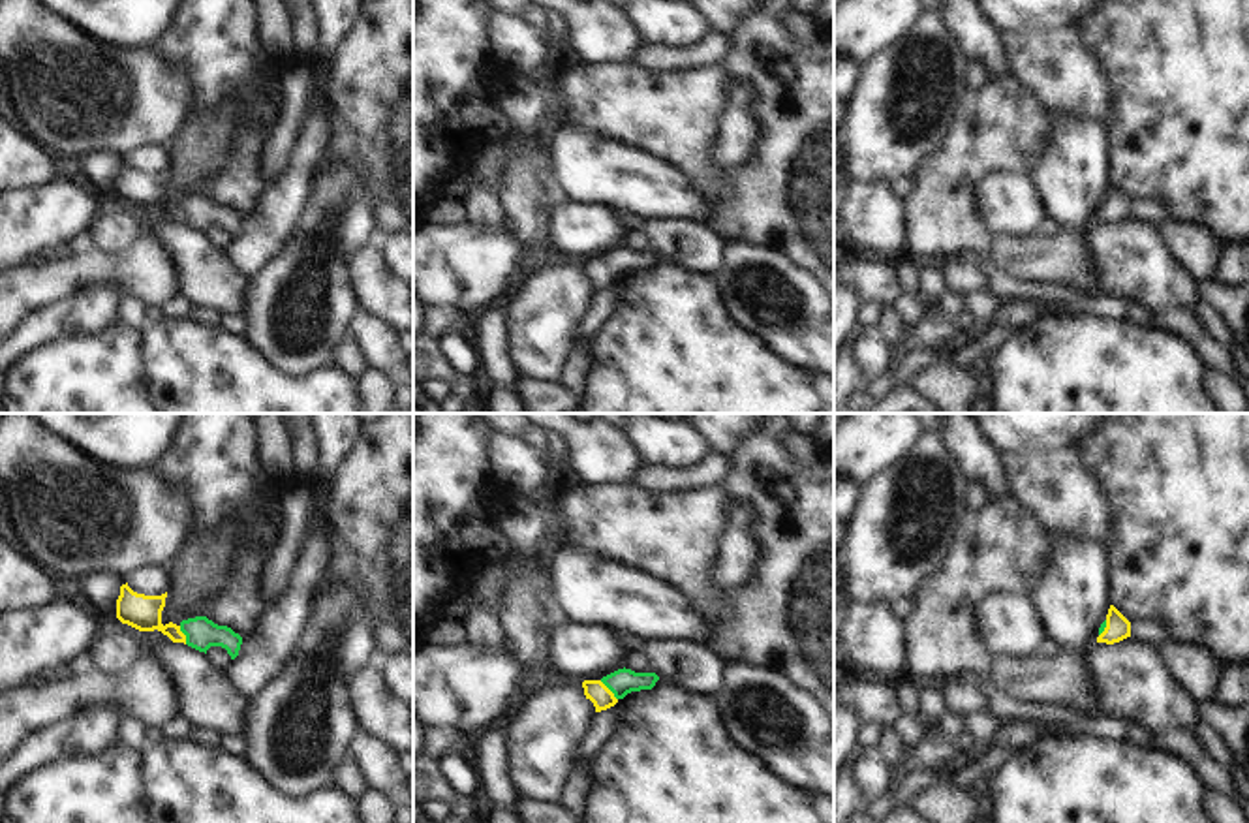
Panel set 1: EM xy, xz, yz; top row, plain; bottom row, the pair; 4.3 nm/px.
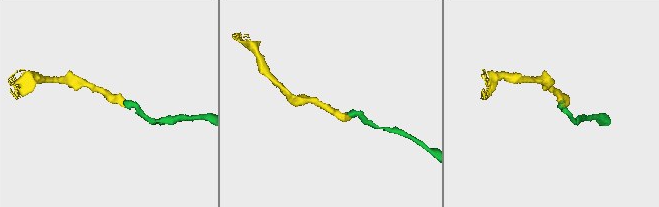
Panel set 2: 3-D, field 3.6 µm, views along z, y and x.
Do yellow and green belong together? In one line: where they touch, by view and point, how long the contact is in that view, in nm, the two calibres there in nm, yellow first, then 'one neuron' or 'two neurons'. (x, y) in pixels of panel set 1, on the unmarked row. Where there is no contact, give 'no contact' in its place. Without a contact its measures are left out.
meets yellow in xz at (609, 269); contact 120 nm long; 90 nm thick on the yellow side, 110 nm on the other; one neuron

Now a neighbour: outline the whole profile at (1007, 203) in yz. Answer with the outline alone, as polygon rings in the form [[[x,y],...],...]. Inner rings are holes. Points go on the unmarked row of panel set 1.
[[[988,173],[975,188],[975,207],[994,237],[1031,237],[1048,218],[1029,173]]]

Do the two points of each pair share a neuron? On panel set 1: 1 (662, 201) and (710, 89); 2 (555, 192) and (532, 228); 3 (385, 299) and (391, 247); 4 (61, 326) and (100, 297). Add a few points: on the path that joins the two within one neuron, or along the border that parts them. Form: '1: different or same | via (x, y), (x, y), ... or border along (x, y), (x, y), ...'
1: different | border along (637, 145), (677, 164), (709, 196)
2: different | border along (545, 168), (541, 183), (555, 205)
3: different | border along (378, 243), (393, 280)
4: same | via (70, 316), (91, 307)

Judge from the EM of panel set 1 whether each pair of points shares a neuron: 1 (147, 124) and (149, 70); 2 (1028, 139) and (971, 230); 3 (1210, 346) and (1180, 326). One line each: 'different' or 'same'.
1: same
2: same
3: same

